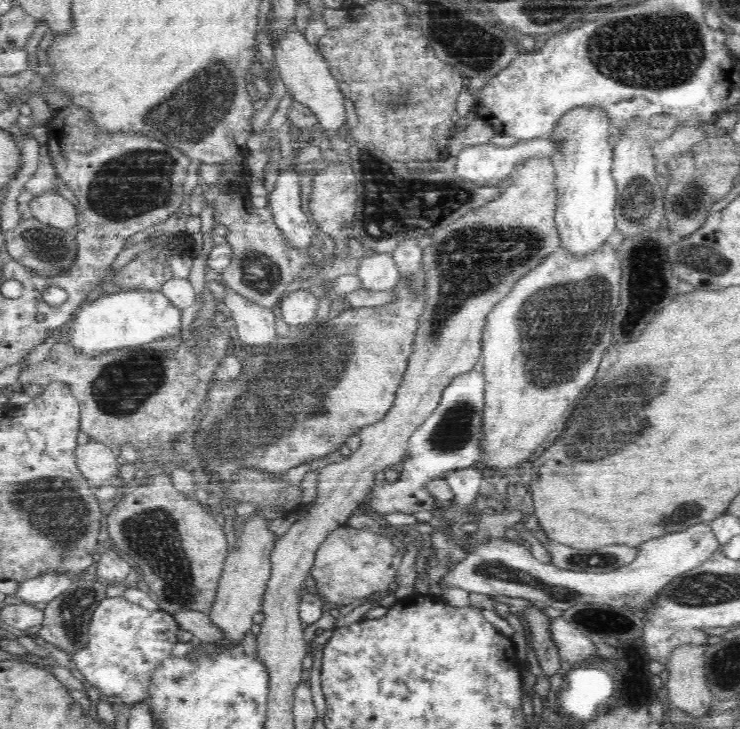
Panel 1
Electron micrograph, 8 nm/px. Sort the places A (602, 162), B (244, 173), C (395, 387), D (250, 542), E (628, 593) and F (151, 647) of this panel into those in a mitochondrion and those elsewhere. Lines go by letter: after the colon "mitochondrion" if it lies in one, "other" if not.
A: other
B: other
C: other
D: other
E: mitochondrion
F: other

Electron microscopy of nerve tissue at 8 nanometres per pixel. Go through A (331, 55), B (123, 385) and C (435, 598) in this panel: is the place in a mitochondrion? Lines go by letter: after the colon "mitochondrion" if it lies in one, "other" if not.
A: other
B: mitochondrion
C: other

